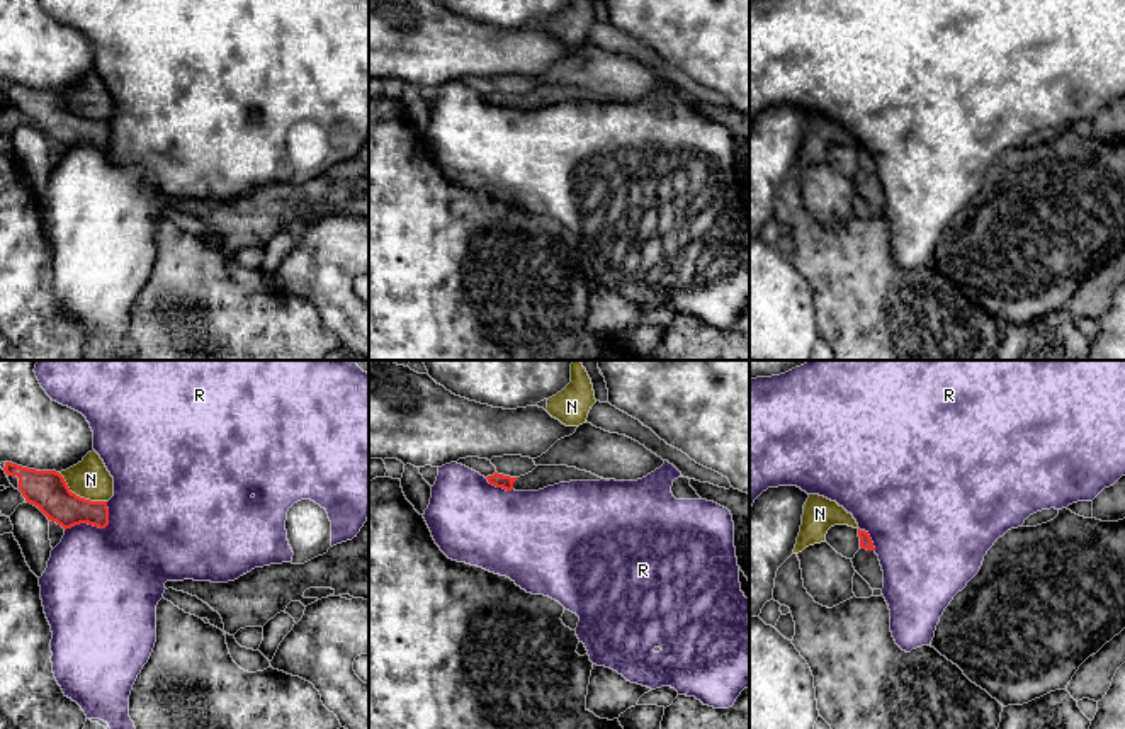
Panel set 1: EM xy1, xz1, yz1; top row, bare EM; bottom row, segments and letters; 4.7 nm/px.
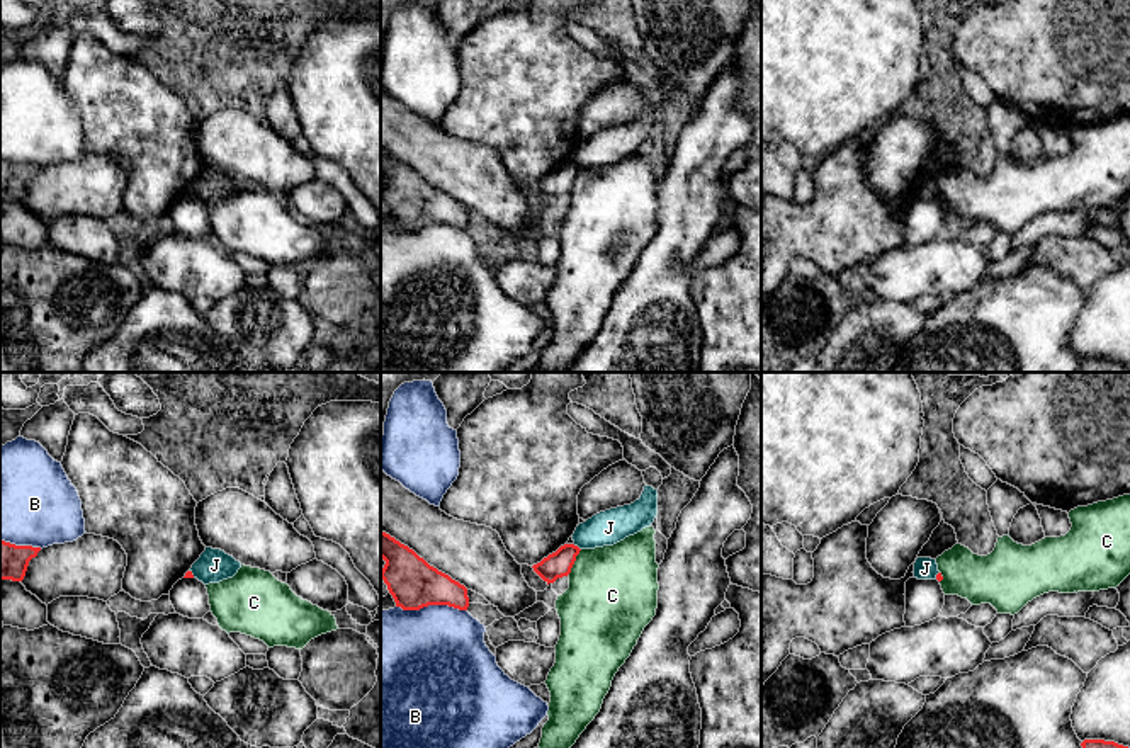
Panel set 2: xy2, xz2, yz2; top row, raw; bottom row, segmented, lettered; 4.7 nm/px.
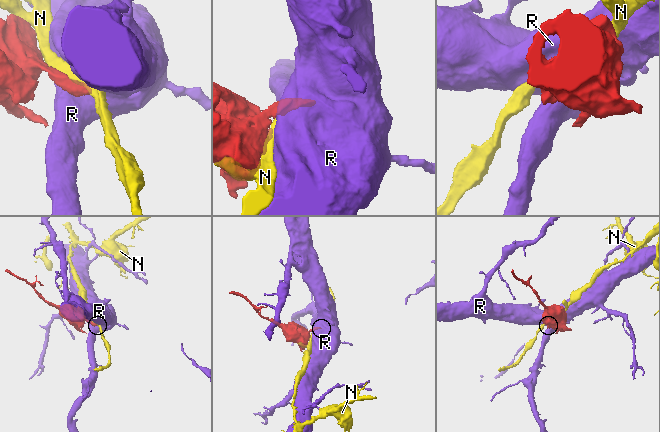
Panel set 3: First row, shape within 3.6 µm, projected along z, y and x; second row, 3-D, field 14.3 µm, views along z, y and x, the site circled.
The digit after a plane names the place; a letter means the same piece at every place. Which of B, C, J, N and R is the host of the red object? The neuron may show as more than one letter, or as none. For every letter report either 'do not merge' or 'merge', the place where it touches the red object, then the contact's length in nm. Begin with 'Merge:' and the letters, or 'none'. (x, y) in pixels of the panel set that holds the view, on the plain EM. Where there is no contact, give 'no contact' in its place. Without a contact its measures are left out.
Merge: none
B: do not merge; meets red in xz2 at (432, 223); contact 340 nm long
C: do not merge; meets red in xz2 at (575, 179); contact 140 nm long
J: do not merge; meets red in xz2 at (576, 165); contact 50 nm long
N: do not merge; meets red in xy1 at (79, 116); contact 280 nm long
R: do not merge; meets red in xy1 at (97, 145); contact 240 nm long

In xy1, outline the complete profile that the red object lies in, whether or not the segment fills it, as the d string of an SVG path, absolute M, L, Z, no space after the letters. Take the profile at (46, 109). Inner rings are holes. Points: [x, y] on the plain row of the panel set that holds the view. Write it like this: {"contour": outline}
{"contour": "M2 82L0 87L27 122L37 126L48 139L56 141L65 150L80 143L99 148L109 144L107 121L76 116L59 92L27 88L12 82Z"}

